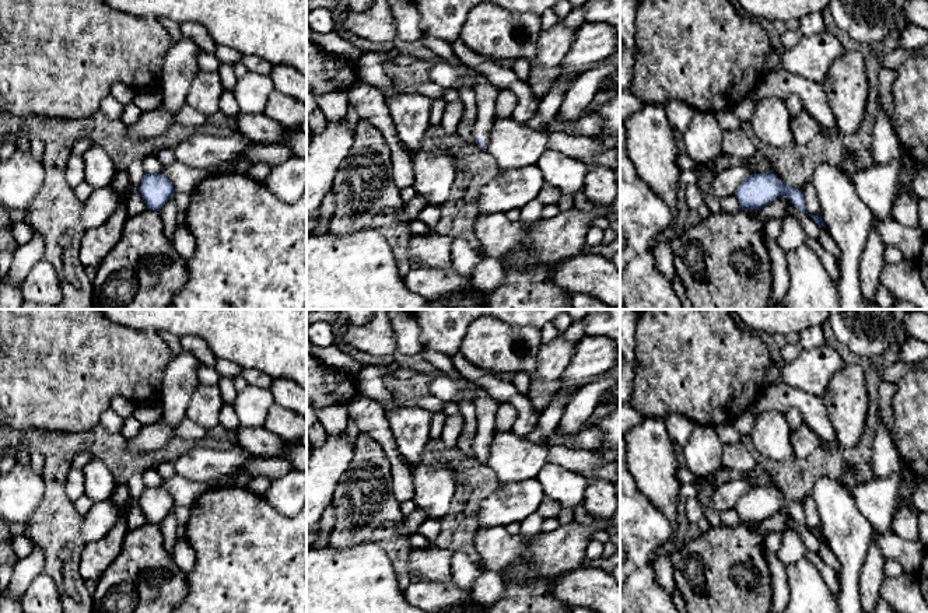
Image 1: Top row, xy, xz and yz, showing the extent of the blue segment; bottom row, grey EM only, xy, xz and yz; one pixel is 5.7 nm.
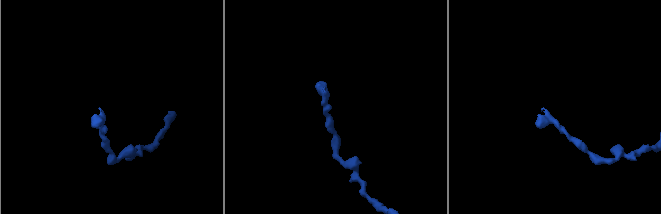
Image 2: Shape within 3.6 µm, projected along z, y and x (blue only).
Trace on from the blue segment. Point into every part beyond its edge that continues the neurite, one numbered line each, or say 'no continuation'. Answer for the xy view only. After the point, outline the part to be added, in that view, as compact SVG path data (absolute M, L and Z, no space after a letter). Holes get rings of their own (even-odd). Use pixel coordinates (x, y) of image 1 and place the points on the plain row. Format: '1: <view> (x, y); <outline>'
1: xy (171, 470); M161 462L157 470L161 473L161 477L164 480L176 474L176 467L174 462Z

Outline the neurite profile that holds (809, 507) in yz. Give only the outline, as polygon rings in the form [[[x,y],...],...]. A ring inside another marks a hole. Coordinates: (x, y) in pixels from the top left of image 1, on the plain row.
[[[806,497],[802,502],[802,508],[805,512],[806,525],[809,529],[820,530],[820,519],[819,512],[816,509],[816,504],[812,497]]]

